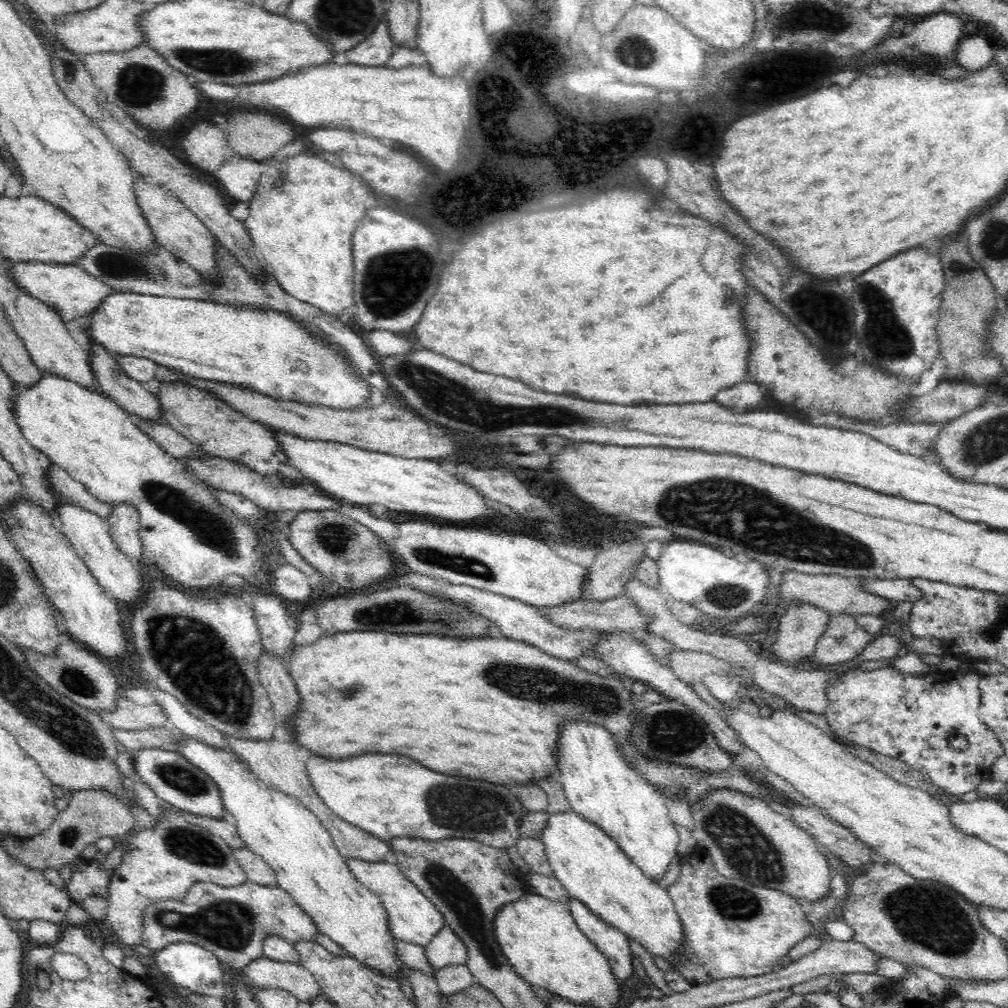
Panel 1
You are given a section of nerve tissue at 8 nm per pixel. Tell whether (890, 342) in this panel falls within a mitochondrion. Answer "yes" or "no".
yes

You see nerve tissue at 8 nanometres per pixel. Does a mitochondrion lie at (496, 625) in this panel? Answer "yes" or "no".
no

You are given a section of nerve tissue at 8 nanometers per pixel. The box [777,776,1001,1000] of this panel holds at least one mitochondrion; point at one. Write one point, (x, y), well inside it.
(925, 914)

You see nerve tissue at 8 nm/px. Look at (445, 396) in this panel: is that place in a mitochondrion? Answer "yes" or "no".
yes

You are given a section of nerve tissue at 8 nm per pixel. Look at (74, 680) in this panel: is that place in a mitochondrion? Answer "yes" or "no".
yes

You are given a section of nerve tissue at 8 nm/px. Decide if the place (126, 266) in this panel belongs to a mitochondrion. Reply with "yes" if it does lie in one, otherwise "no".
yes

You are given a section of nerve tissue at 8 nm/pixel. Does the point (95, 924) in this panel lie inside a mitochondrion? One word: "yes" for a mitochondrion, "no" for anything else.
no

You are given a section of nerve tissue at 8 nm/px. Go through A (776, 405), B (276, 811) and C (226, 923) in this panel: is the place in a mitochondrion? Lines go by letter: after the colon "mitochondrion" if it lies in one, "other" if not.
A: other
B: other
C: mitochondrion

